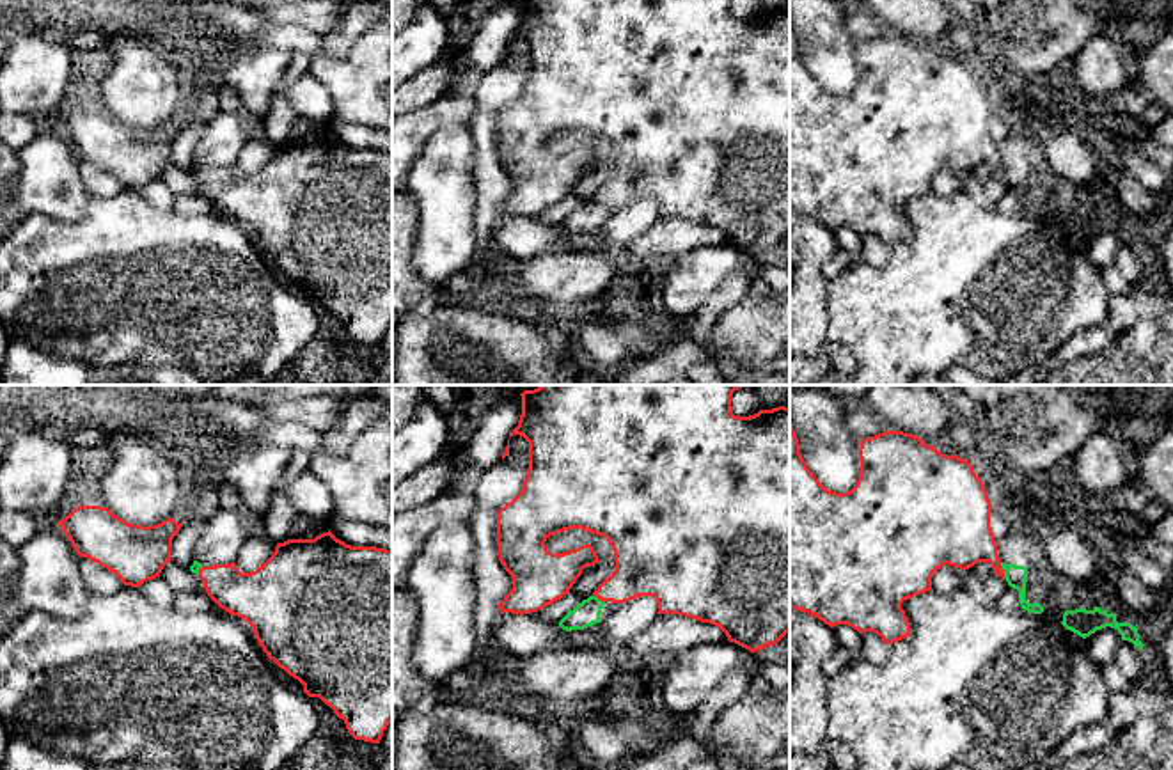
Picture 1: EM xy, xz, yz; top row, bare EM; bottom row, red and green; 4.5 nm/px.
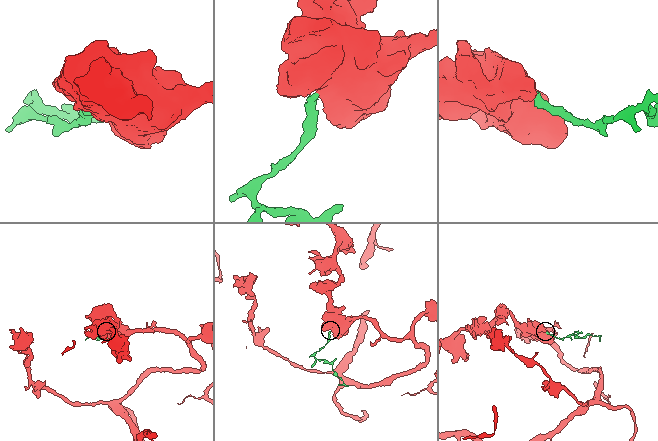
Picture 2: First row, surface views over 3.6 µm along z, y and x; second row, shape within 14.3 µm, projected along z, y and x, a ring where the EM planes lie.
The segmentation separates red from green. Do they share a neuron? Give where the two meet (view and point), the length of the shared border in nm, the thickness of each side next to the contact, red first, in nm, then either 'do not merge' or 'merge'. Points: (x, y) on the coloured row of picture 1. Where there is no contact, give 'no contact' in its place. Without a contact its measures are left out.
meets red in yz at (1003, 570); contact 80 nm long; 280 nm thick on the red side, 100 nm on the other; do not merge

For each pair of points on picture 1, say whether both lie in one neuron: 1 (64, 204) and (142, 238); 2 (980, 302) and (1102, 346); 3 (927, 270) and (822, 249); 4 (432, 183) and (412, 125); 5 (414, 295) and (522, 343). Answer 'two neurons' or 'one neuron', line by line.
1: two neurons
2: two neurons
3: two neurons
4: two neurons
5: two neurons

